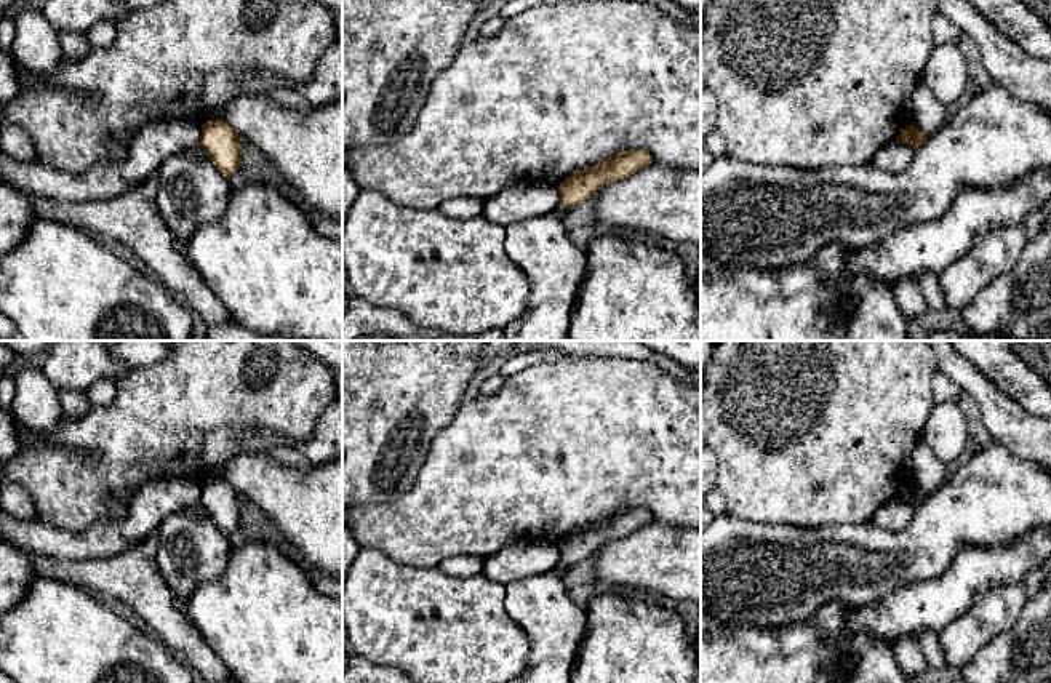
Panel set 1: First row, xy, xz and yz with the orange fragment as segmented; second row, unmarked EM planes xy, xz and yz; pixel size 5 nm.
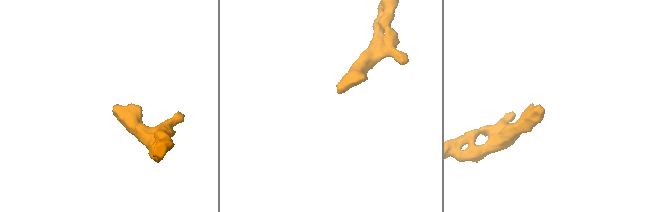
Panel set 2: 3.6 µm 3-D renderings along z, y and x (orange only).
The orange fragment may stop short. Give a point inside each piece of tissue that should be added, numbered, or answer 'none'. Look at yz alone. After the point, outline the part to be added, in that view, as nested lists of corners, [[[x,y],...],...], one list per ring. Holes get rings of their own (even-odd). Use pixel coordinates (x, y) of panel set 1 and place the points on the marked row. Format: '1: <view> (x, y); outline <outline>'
none

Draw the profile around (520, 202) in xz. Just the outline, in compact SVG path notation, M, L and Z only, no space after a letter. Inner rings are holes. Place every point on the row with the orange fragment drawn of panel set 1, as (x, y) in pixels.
M517 184L483 200L482 216L502 226L552 213L560 203L558 187Z

